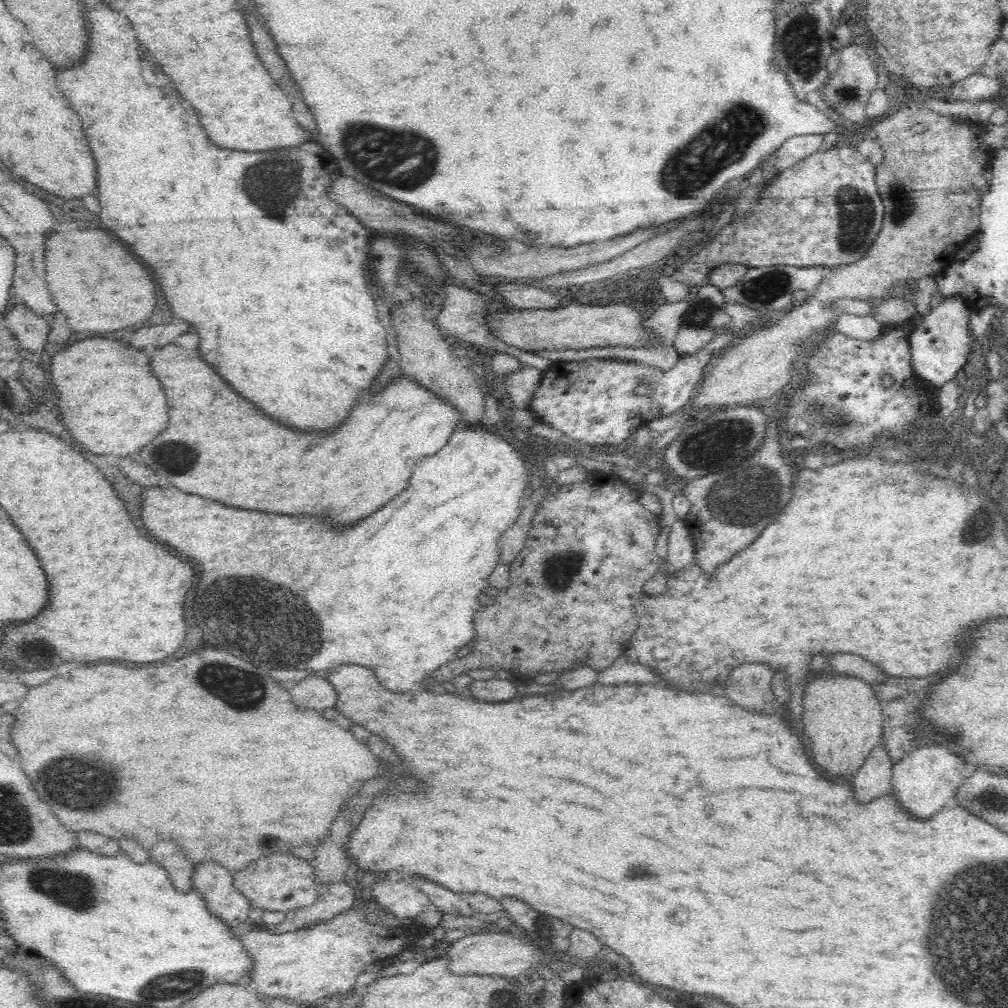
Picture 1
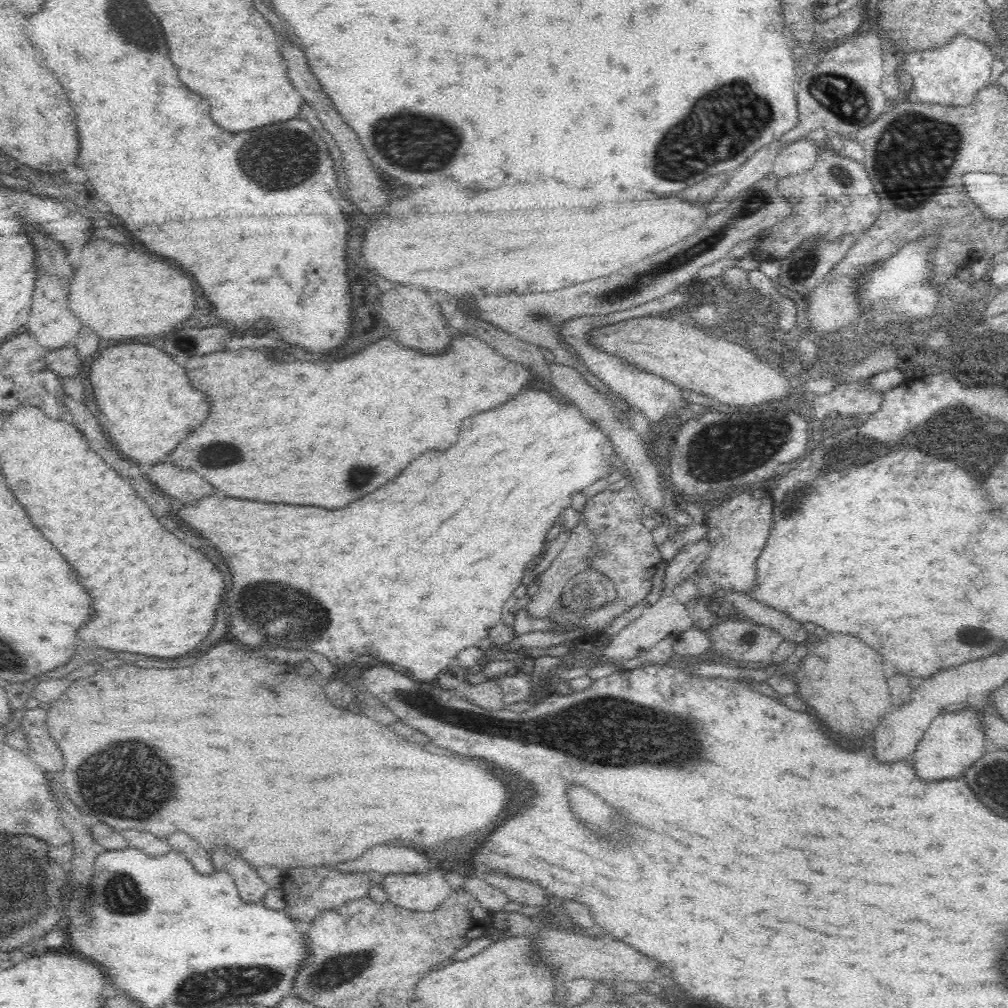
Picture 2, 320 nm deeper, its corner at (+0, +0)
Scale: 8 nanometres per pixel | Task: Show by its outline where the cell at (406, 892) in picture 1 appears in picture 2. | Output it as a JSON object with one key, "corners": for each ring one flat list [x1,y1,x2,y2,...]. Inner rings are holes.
{"corners":[[438,864,428,874,390,874,377,882,388,900,411,911,433,911,448,898,452,888]]}

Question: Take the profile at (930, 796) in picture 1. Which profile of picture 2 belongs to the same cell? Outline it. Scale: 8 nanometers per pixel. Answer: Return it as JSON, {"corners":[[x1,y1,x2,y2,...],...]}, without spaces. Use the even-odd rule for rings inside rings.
{"corners":[[970,707,941,712,930,724,911,757,918,779,926,782,960,778,988,750,982,715]]}

